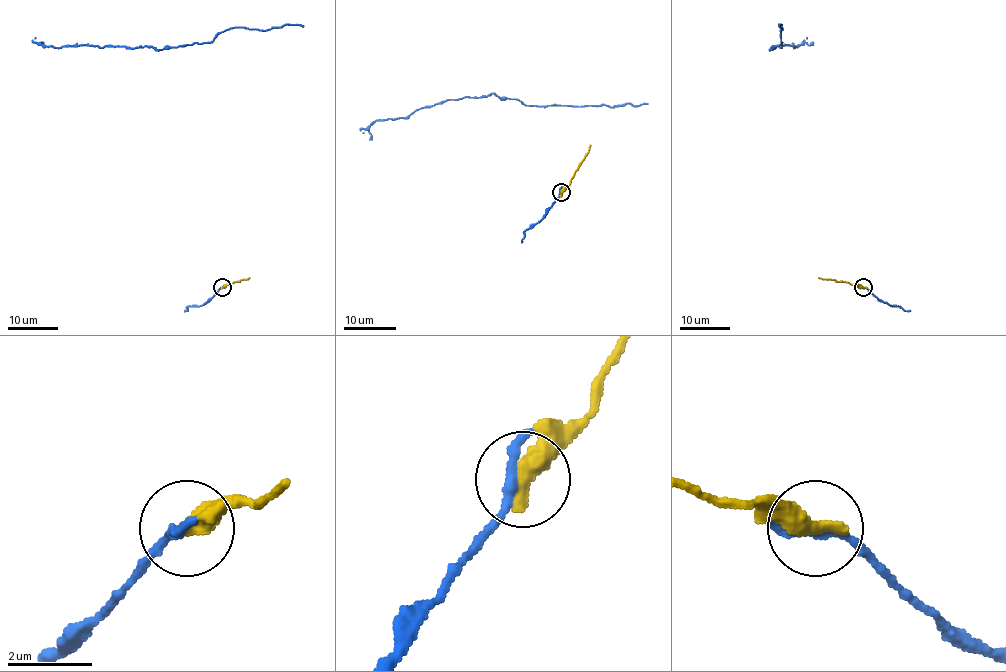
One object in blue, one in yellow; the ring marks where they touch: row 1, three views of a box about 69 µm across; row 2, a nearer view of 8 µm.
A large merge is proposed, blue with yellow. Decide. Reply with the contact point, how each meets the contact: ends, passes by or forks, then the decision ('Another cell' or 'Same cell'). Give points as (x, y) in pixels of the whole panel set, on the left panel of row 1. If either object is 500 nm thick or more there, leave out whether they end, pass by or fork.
Place: (222, 287). Same cell

